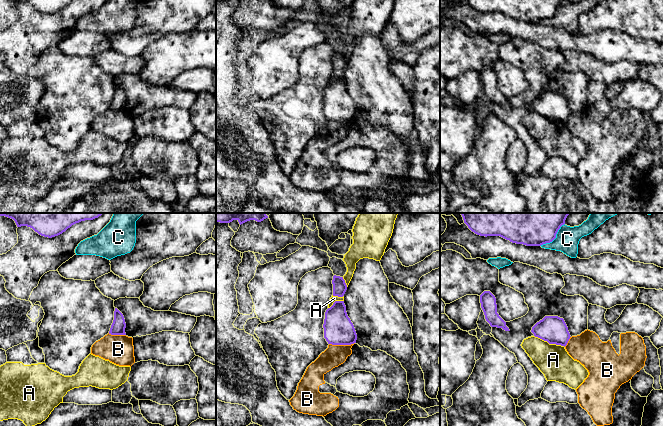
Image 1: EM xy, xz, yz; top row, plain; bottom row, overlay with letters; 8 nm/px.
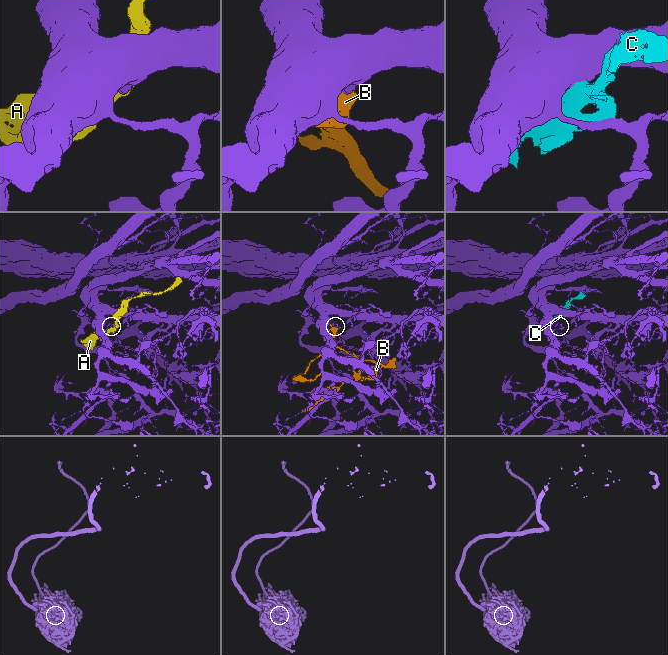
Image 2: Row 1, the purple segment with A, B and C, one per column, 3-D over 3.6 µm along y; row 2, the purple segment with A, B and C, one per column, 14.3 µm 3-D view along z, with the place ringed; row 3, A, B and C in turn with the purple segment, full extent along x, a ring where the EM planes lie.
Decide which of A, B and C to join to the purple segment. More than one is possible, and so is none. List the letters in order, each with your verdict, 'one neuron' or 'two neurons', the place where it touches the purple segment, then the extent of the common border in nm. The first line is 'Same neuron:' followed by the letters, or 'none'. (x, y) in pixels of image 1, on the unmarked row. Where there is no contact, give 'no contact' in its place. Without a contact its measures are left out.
Same neuron: none
A: two neurons; contact yz (549, 119); length 260 nm
B: two neurons; contact xz (341, 120); length 200 nm
C: two neurons; contact yz (554, 14); length 260 nm

